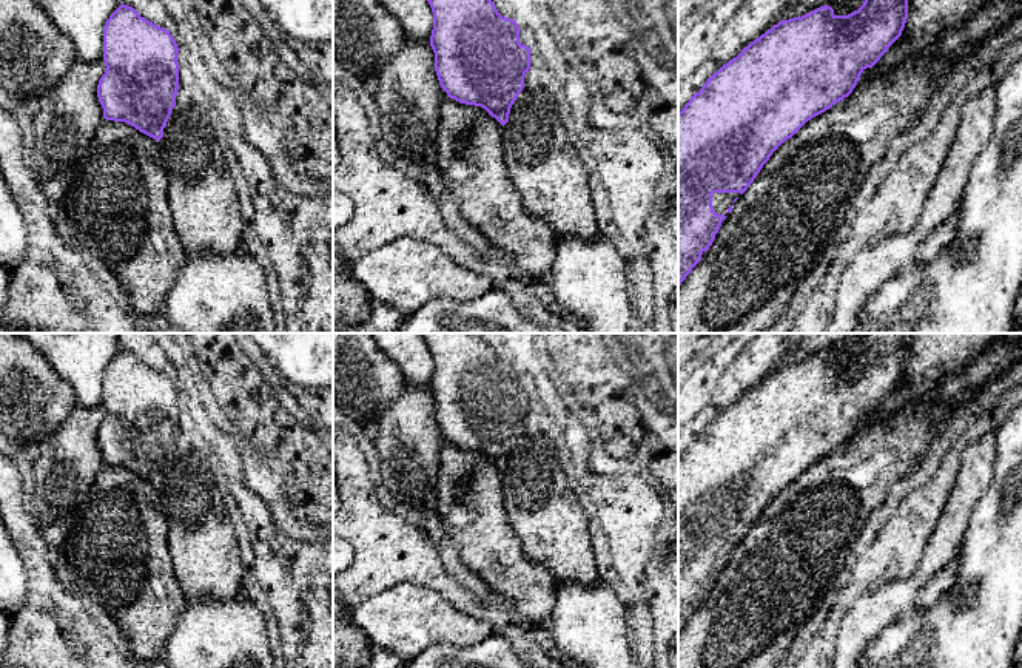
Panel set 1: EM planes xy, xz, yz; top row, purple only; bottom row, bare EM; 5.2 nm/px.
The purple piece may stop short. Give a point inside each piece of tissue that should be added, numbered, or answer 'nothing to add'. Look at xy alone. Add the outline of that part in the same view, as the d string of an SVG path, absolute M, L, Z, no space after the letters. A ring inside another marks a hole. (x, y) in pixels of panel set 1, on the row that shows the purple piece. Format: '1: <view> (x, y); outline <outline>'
nothing to add

